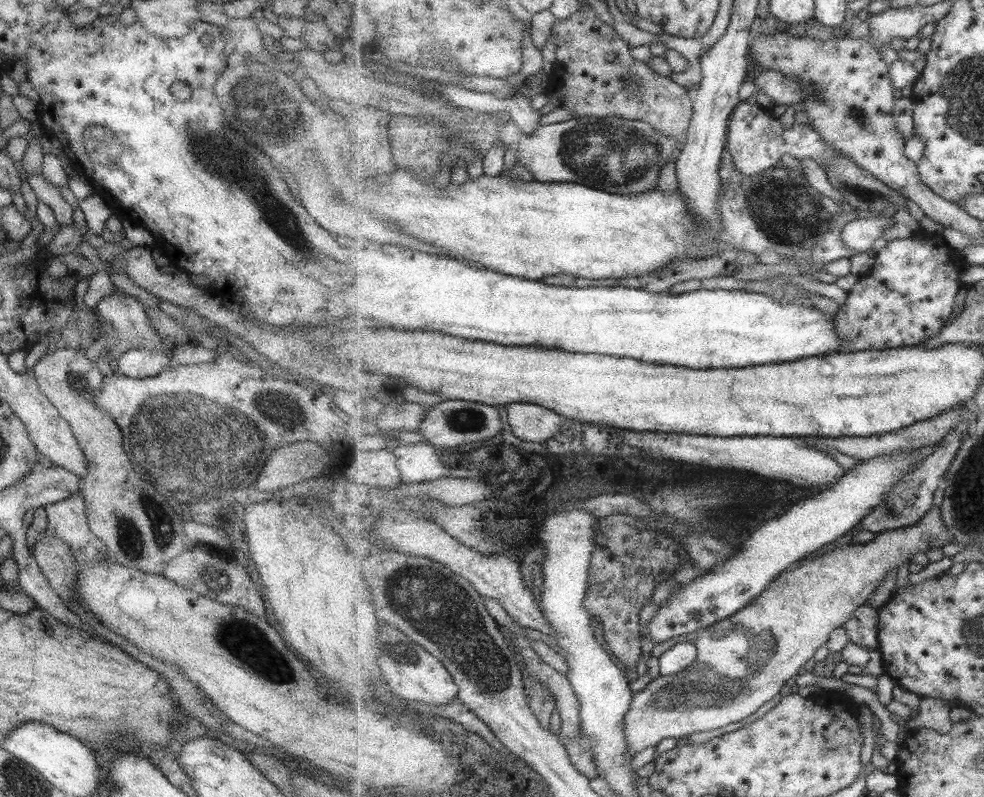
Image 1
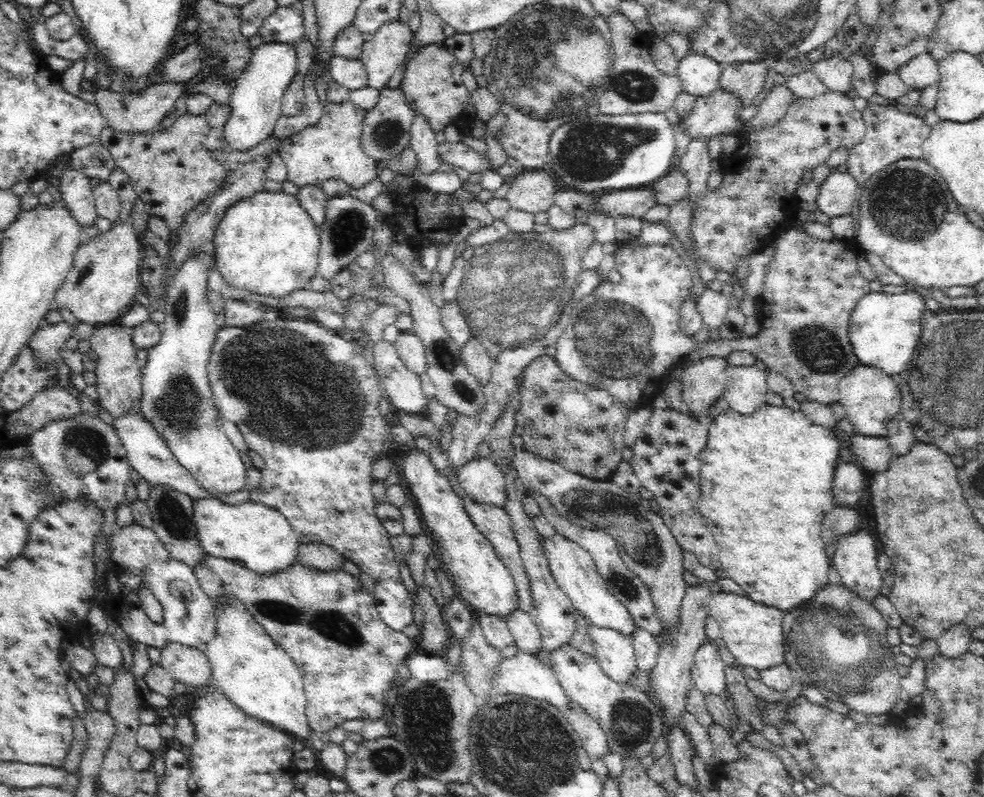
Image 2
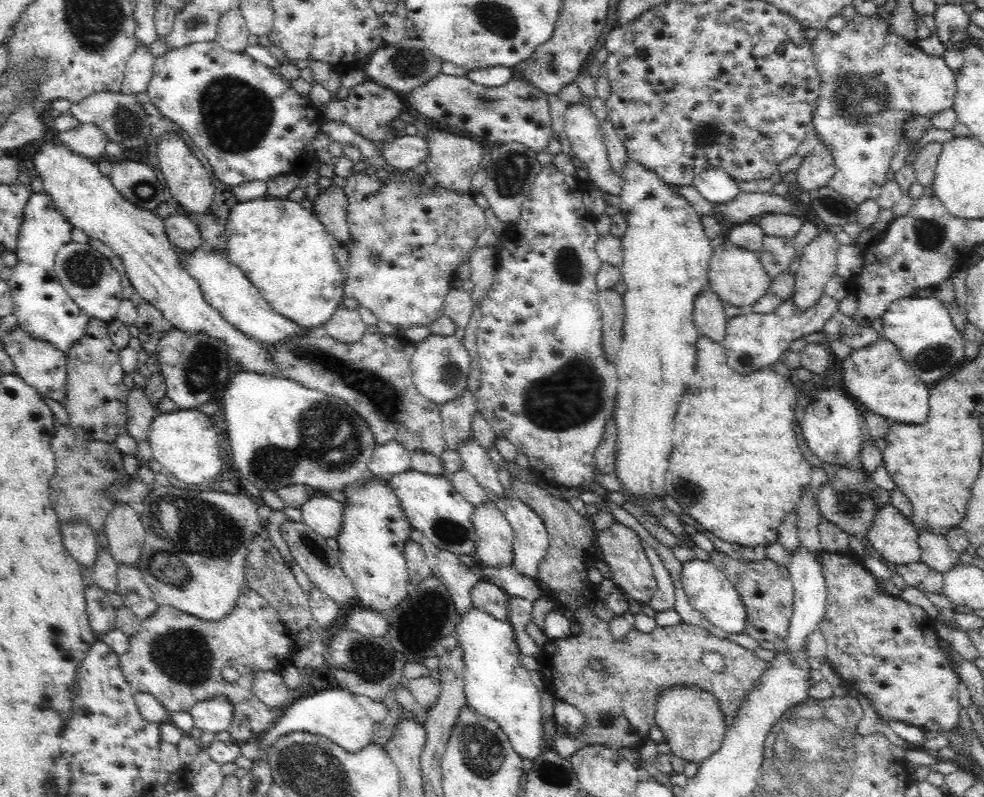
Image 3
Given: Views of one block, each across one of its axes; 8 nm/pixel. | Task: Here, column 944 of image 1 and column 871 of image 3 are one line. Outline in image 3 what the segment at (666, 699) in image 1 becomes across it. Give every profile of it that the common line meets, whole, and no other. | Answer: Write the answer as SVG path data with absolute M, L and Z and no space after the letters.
M886 504L876 511L873 519L866 536L872 553L896 567L921 561L918 532L909 518Z

